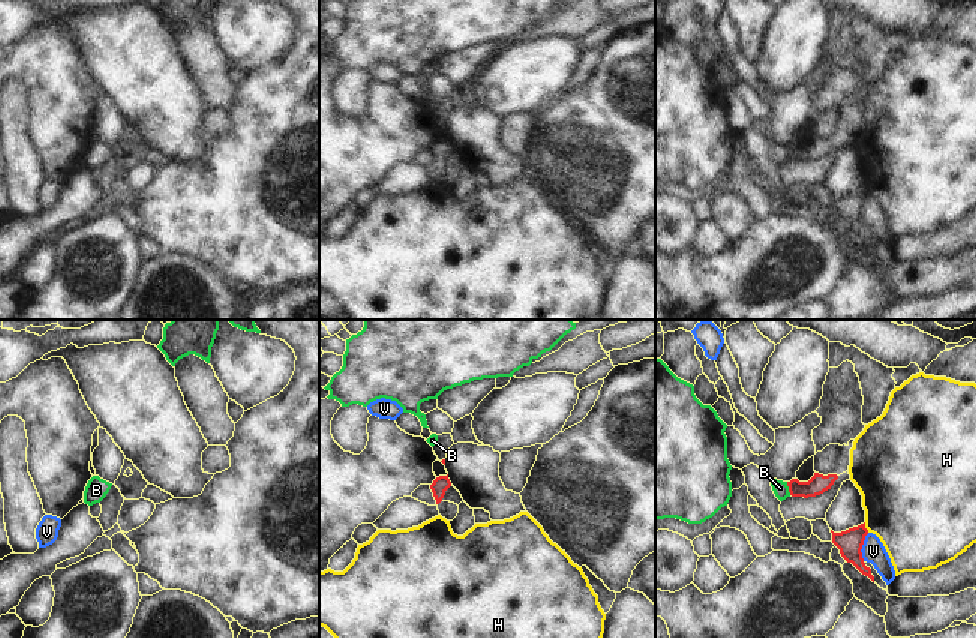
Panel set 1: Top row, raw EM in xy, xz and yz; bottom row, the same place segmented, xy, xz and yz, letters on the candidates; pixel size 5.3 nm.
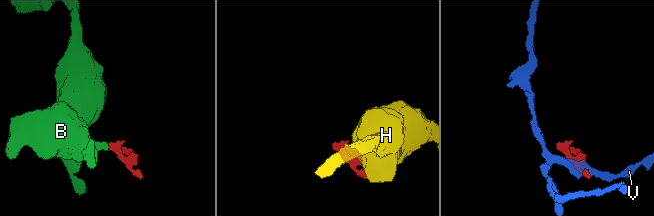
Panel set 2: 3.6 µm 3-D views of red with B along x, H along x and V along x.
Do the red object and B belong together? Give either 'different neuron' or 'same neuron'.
different neuron

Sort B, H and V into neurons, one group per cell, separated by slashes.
B / H / V

